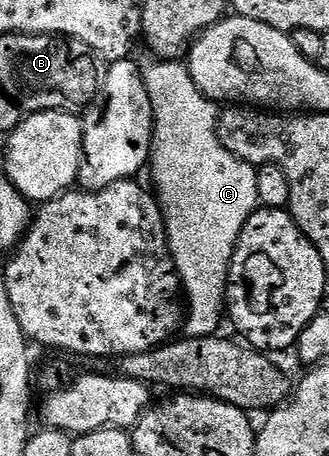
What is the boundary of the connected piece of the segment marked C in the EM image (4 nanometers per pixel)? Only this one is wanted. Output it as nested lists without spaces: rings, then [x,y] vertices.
[[[148,57],[140,63],[140,76],[144,78],[146,93],[150,97],[150,105],[154,122],[152,124],[152,158],[150,160],[150,172],[152,171],[152,183],[154,194],[159,202],[160,210],[164,213],[164,228],[168,231],[168,249],[172,253],[172,260],[176,262],[176,274],[180,276],[183,294],[186,296],[186,318],[182,323],[183,334],[190,338],[206,338],[215,336],[221,329],[220,322],[226,319],[226,296],[228,294],[228,267],[232,264],[232,255],[236,251],[236,242],[242,233],[249,217],[258,210],[260,198],[258,197],[258,177],[256,176],[256,167],[248,163],[245,159],[239,157],[230,149],[226,149],[219,140],[216,132],[216,122],[218,116],[218,107],[211,99],[207,99],[194,85],[192,75],[187,66],[180,61],[169,61]]]

